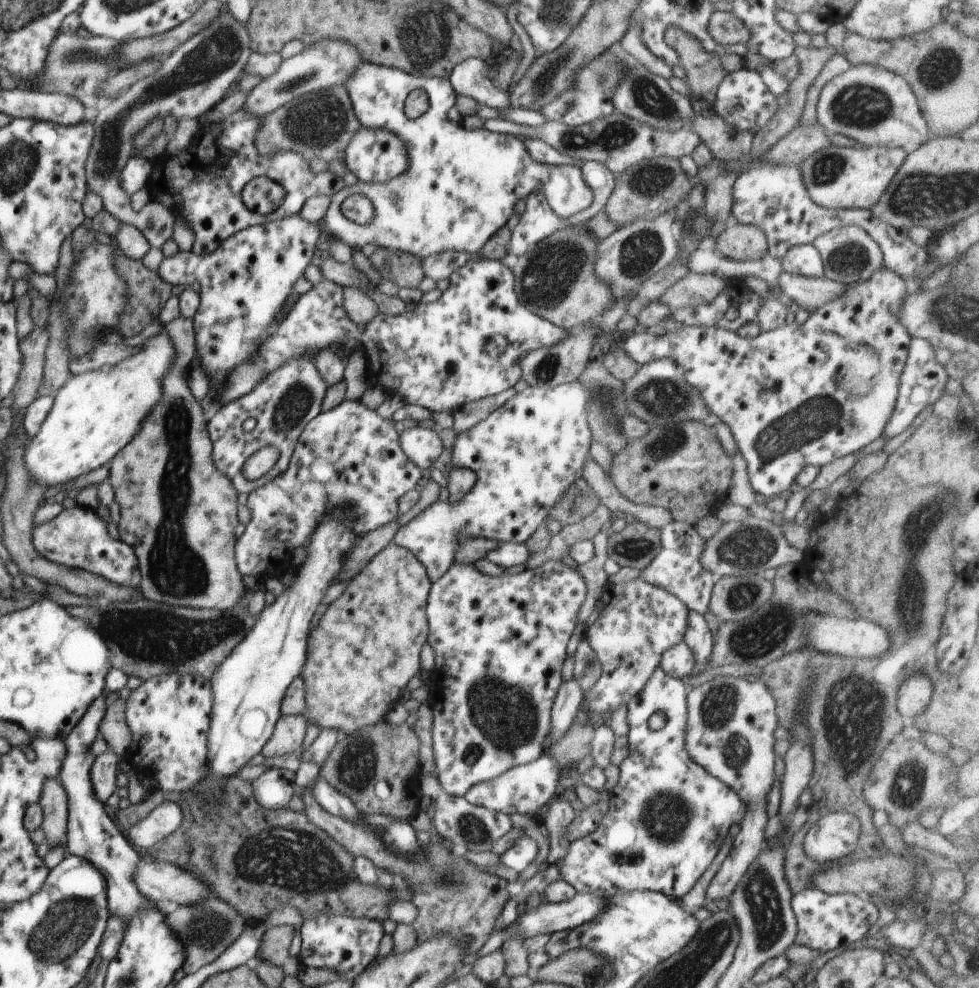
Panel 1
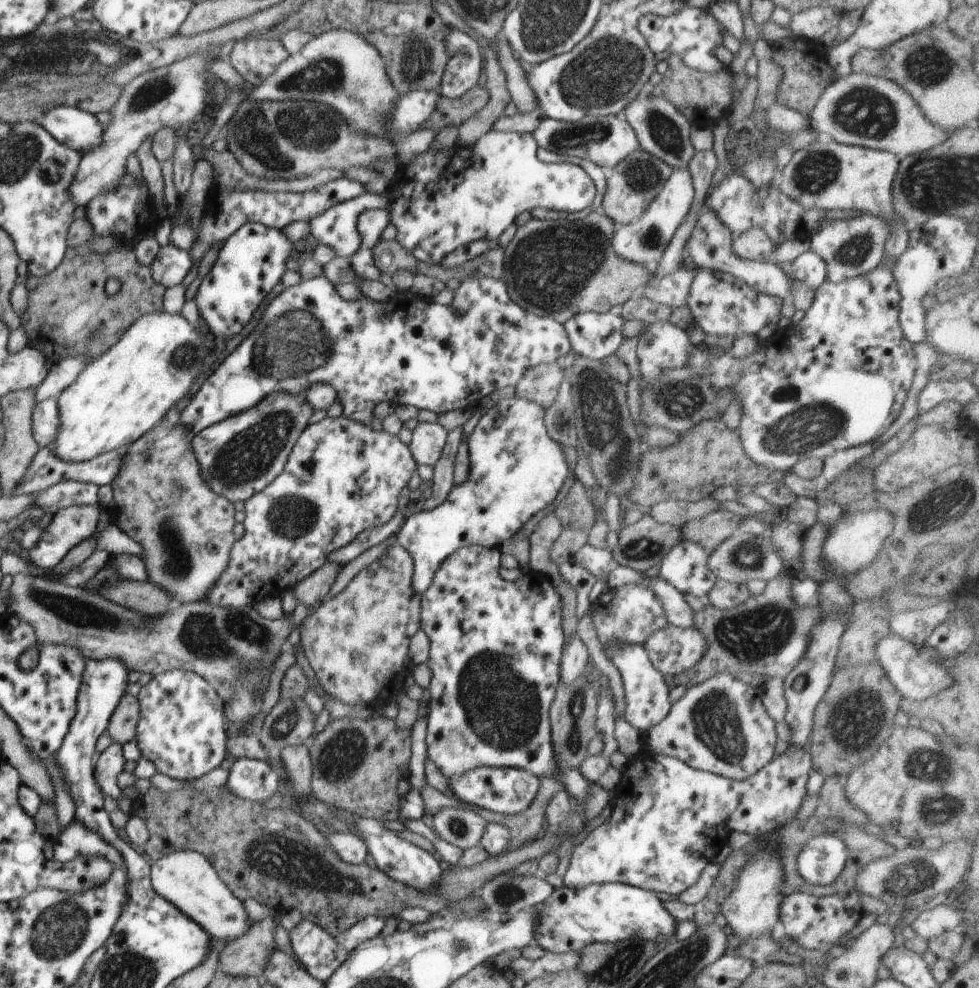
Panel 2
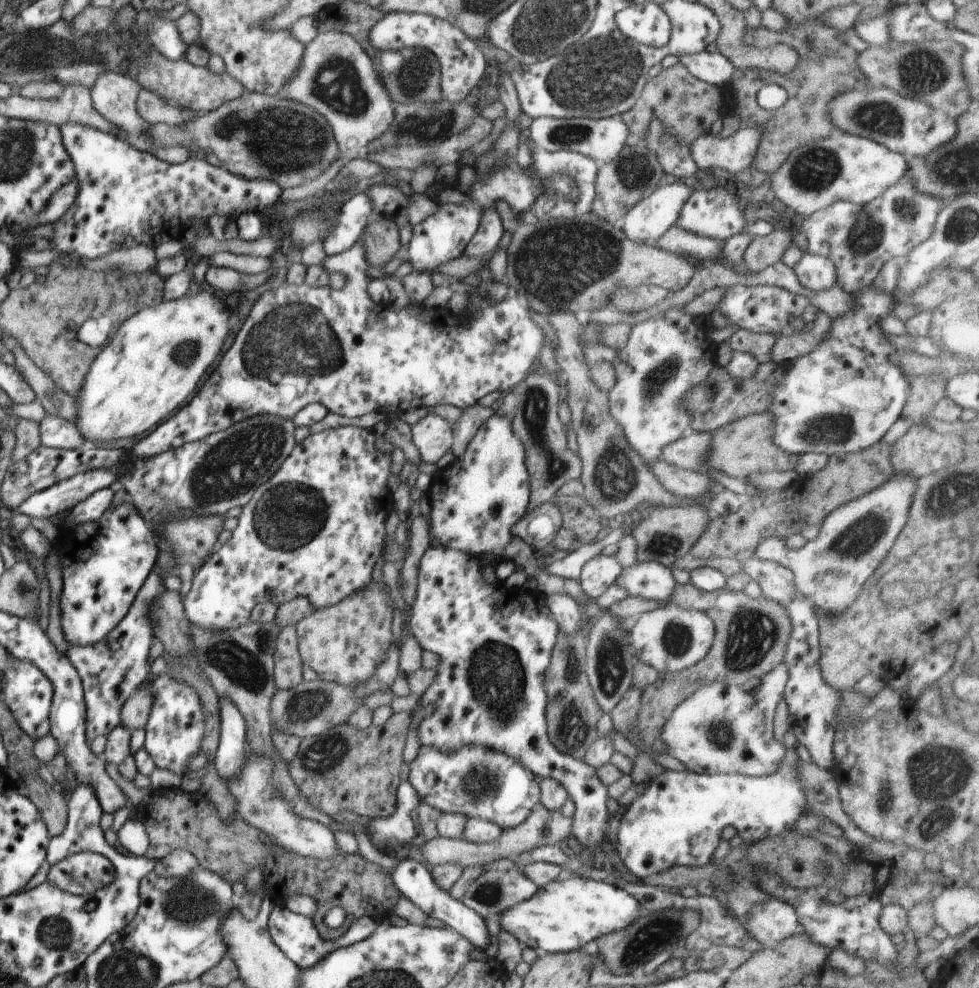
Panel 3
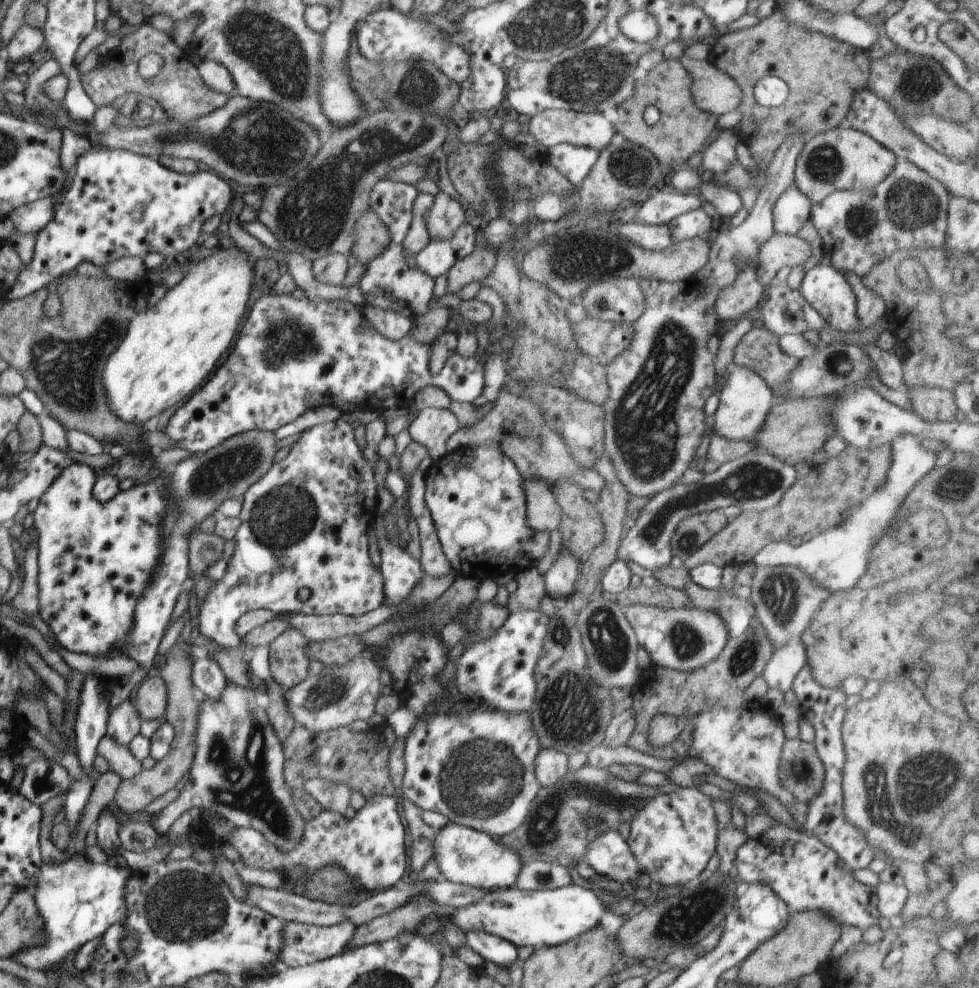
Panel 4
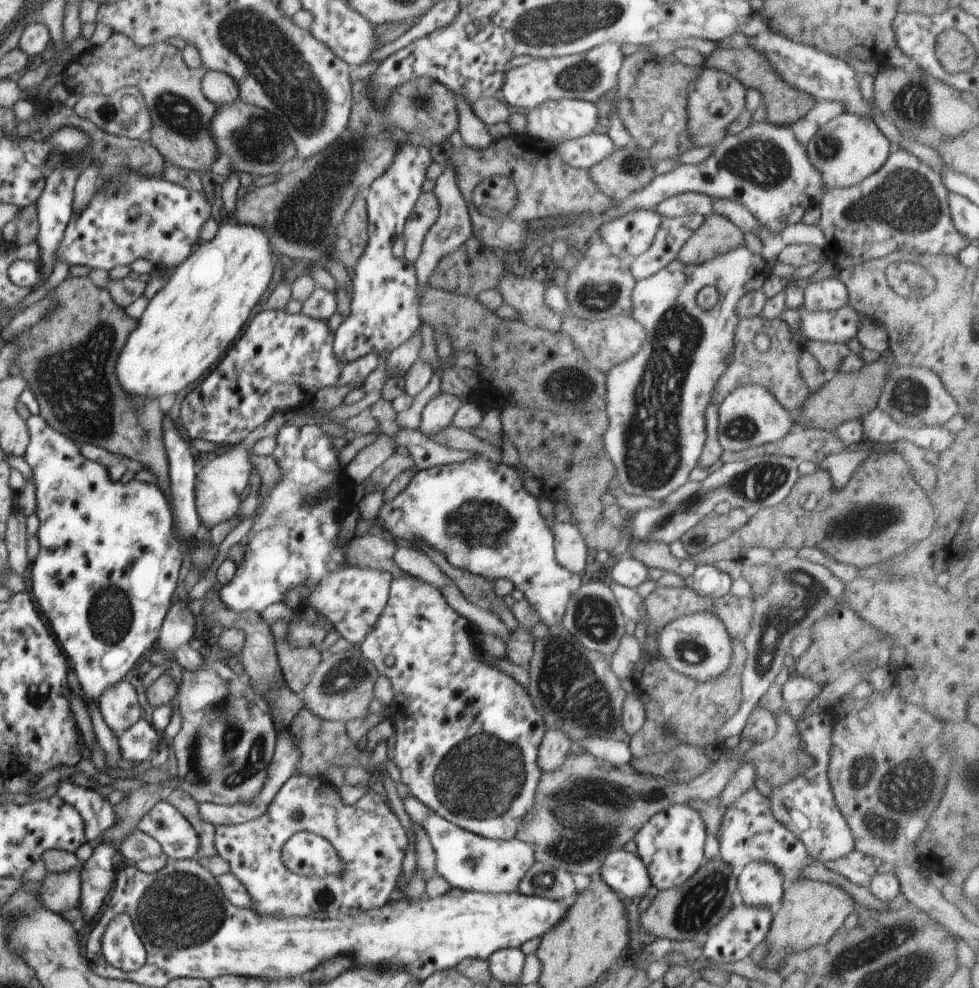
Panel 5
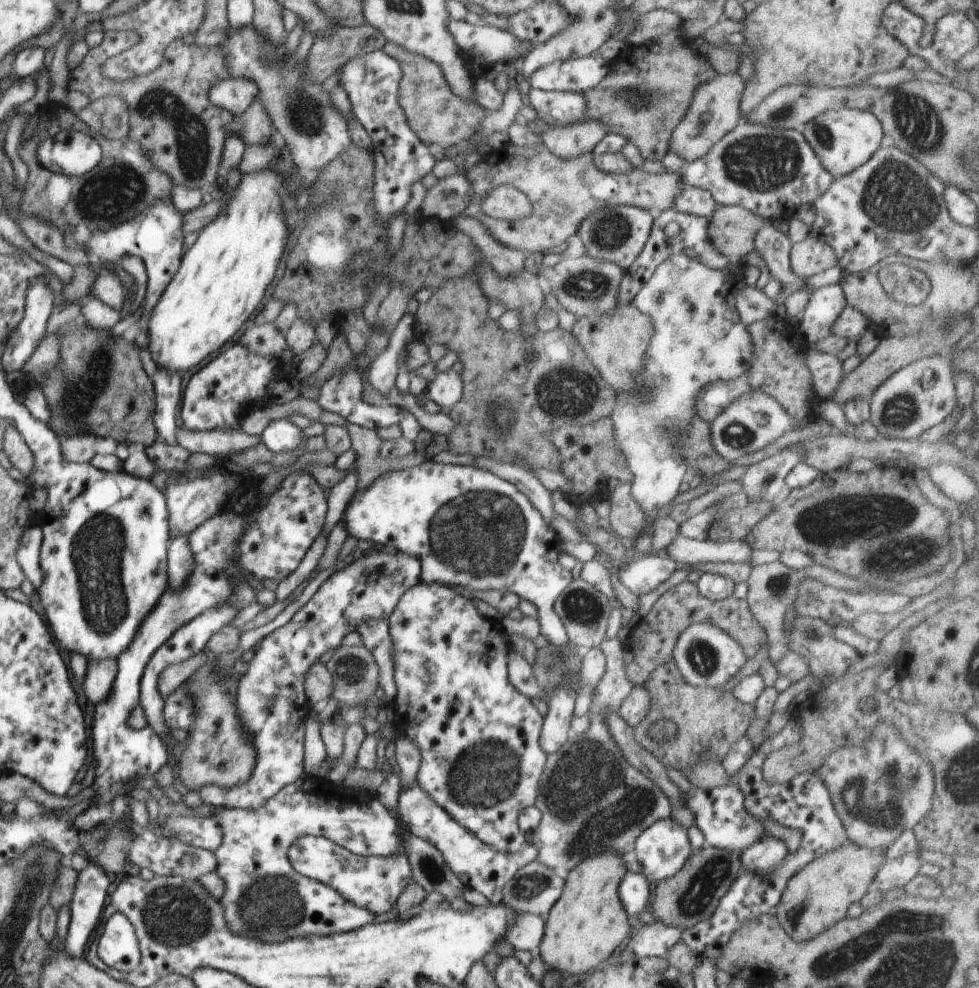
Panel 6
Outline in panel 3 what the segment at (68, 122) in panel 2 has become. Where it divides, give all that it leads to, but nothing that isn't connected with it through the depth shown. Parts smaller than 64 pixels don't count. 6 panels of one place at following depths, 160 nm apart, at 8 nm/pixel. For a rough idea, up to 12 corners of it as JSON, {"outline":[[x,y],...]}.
{"outline":[[62,125],[79,189],[48,240],[98,258],[283,191]]}

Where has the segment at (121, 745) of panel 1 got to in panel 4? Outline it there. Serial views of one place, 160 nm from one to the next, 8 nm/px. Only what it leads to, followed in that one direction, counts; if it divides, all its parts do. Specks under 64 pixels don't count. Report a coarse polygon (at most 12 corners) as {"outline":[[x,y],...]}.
{"outline":[[161,676],[139,686],[136,708],[142,722],[167,711],[167,684]]}

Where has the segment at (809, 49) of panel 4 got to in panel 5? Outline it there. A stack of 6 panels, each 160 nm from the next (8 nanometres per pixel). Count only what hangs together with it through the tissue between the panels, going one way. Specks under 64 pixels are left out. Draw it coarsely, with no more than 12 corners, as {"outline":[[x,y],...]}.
{"outline":[[751,42],[704,63],[762,94],[766,122],[793,125],[817,103]]}

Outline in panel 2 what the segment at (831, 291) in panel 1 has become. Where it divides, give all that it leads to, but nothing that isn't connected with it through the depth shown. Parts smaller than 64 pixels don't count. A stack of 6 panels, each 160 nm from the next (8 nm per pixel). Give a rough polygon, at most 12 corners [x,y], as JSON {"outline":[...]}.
{"outline":[[705,210],[686,242],[692,267],[730,274],[755,292],[792,298],[771,260],[736,256],[728,226]]}

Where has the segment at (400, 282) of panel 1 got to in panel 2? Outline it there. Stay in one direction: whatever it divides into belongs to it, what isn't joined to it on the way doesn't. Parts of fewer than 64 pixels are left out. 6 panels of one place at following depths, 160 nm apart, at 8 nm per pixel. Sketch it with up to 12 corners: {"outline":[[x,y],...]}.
{"outline":[[395,239],[379,240],[373,258],[380,272],[416,274],[417,261]]}

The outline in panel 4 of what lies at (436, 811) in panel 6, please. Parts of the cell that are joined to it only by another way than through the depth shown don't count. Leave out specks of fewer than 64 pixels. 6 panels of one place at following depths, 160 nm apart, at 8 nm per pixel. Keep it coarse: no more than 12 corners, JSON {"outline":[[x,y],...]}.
{"outline":[[453,822],[434,833],[442,879],[515,887],[525,864],[498,838]]}

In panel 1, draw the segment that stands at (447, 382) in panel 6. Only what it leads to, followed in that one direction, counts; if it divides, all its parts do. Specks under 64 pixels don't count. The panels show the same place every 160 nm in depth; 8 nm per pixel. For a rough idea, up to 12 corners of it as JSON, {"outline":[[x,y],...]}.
{"outline":[[414,426],[400,435],[402,452],[420,469],[444,450],[438,430]]}

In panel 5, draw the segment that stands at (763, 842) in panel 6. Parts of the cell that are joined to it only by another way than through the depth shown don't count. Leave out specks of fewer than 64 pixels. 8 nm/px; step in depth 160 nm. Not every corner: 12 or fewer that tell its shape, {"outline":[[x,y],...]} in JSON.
{"outline":[[751,861],[737,873],[746,906],[780,909],[784,878],[774,864]]}

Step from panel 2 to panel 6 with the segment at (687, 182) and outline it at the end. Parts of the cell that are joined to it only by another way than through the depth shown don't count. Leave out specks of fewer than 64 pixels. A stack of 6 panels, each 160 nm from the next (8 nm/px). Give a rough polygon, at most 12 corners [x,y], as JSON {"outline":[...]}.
{"outline":[[686,186],[677,211],[710,220],[718,204],[706,189]]}

